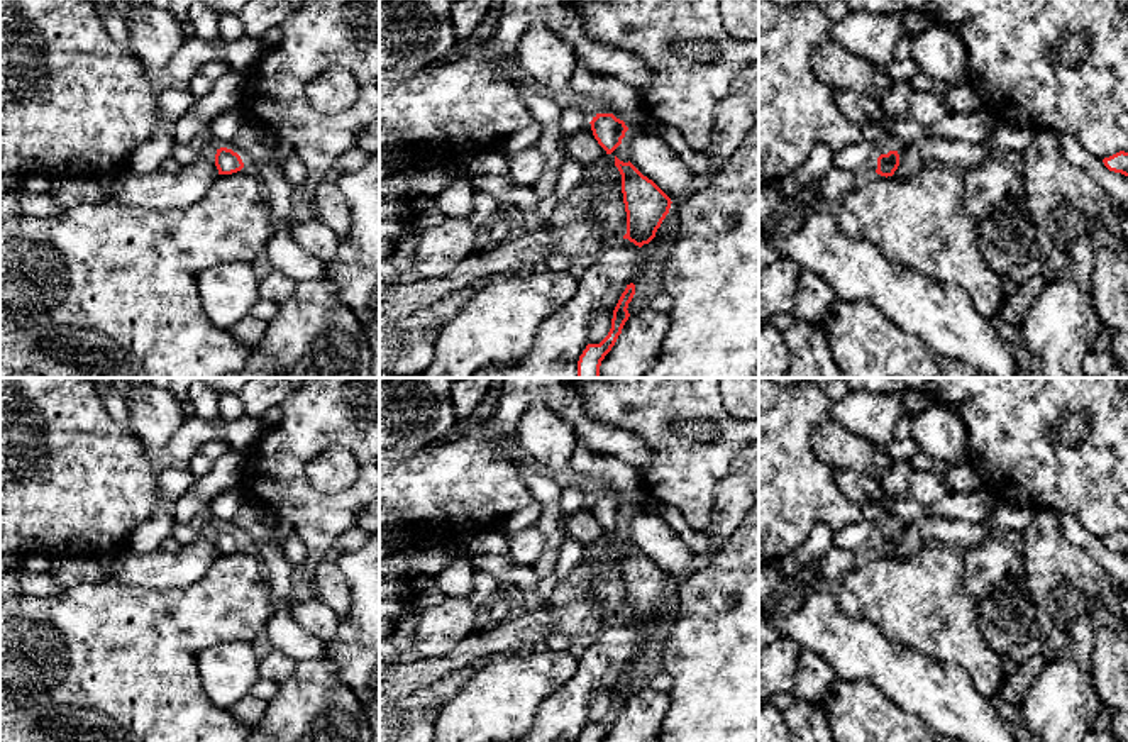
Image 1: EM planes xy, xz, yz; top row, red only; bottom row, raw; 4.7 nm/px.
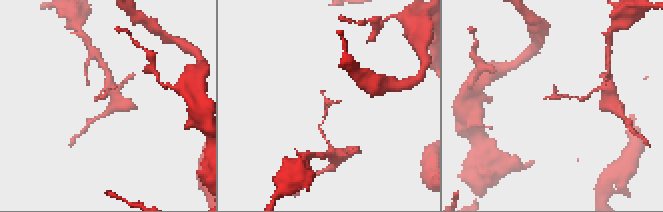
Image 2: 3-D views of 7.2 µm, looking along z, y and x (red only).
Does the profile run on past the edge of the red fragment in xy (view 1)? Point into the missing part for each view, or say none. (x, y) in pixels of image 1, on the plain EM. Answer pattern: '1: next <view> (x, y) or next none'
1: next none

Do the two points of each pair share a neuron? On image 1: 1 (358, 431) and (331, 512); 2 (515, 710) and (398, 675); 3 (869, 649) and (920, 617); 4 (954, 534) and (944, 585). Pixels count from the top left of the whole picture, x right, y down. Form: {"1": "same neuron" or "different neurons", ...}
{"1": "same neuron", "2": "different neurons", "3": "different neurons", "4": "different neurons"}

